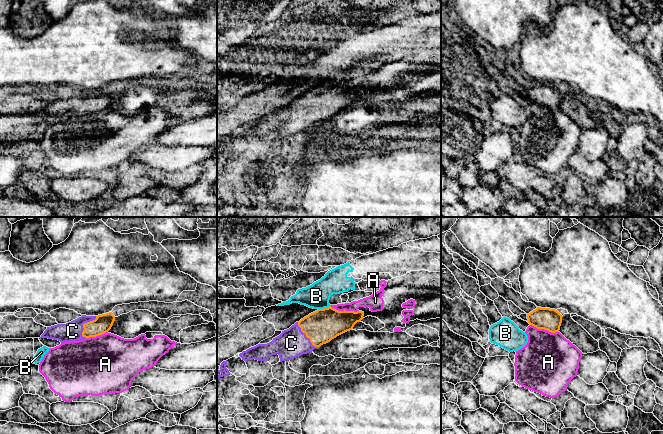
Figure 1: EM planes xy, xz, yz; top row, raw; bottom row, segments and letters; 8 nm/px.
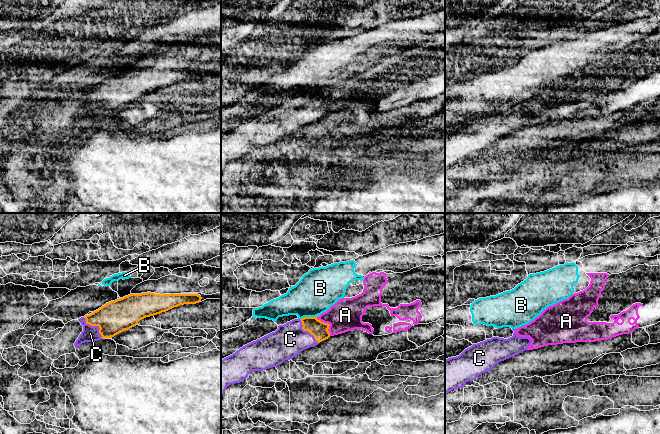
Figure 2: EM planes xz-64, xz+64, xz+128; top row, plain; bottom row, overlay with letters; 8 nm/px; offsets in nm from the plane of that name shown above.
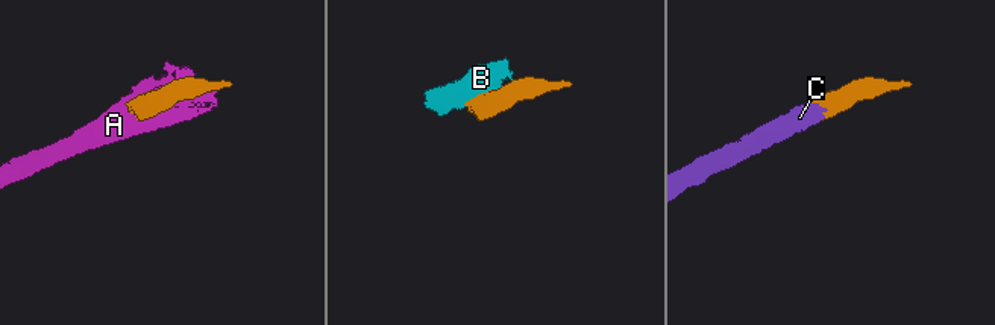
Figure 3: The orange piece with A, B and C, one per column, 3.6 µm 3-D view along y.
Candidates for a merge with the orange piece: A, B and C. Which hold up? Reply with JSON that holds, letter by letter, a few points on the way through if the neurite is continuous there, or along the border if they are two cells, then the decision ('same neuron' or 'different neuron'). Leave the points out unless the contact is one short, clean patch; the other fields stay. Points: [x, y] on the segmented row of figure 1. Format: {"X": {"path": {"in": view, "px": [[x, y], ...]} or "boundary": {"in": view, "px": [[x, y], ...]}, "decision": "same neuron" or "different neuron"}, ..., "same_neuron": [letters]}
{"A": {"decision": "different neuron"}, "B": {"boundary": {"in": "xz", "px": [[329, 305], [318, 309]]}, "decision": "different neuron"}, "C": {"path": {"in": "xy", "px": [[103, 323], [83, 324], [78, 329], [72, 331]]}, "decision": "same neuron"}, "same_neuron": ["C"]}

